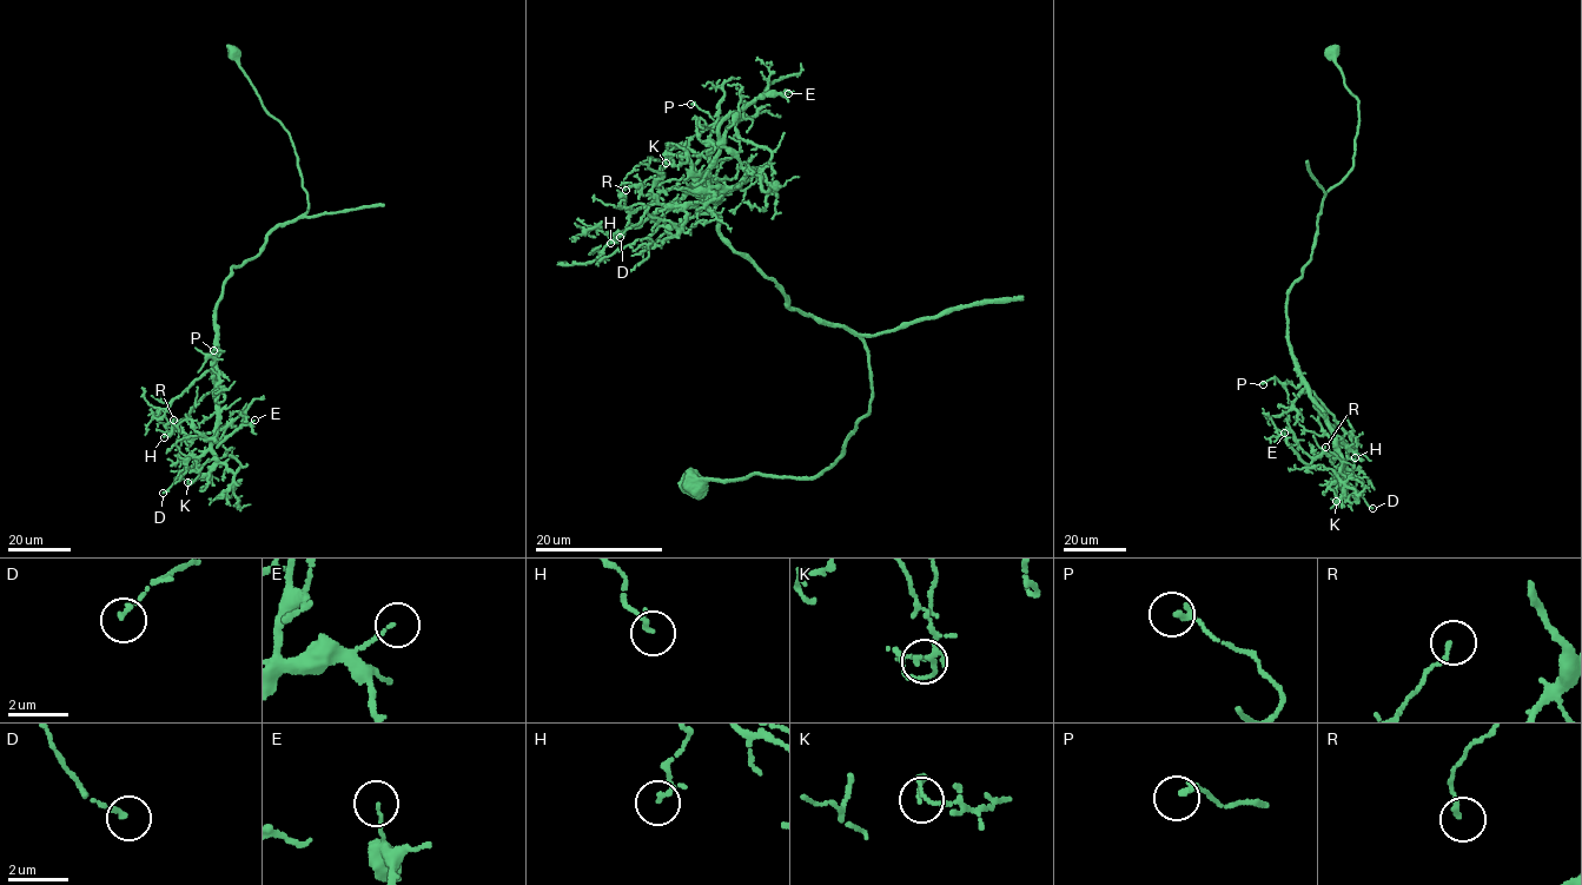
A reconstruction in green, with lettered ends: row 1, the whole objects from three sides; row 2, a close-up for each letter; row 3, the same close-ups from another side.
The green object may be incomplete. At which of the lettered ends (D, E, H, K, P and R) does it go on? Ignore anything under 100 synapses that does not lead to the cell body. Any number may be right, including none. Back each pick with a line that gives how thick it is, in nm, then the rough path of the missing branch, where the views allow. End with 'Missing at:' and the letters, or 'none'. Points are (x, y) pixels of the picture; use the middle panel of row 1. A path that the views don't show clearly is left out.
Missing at: none

